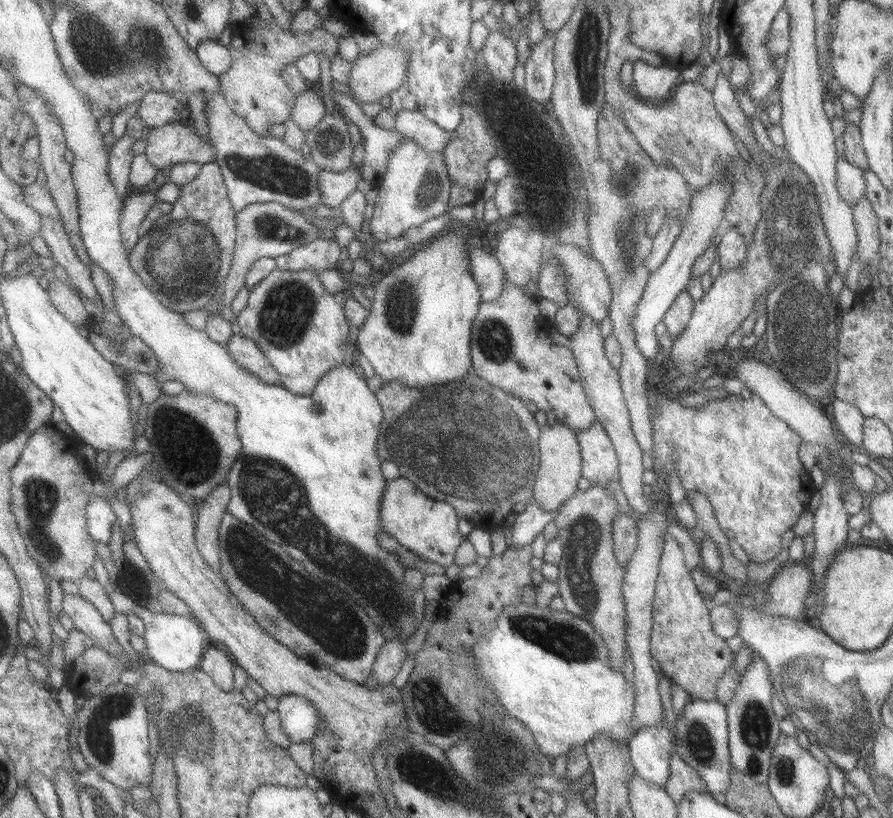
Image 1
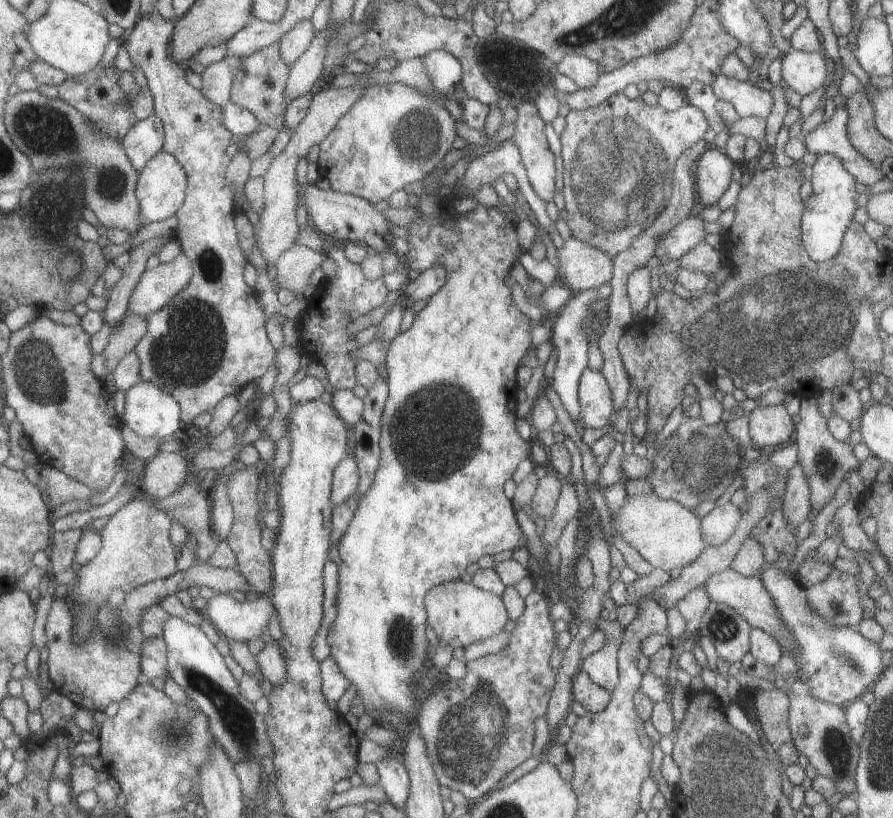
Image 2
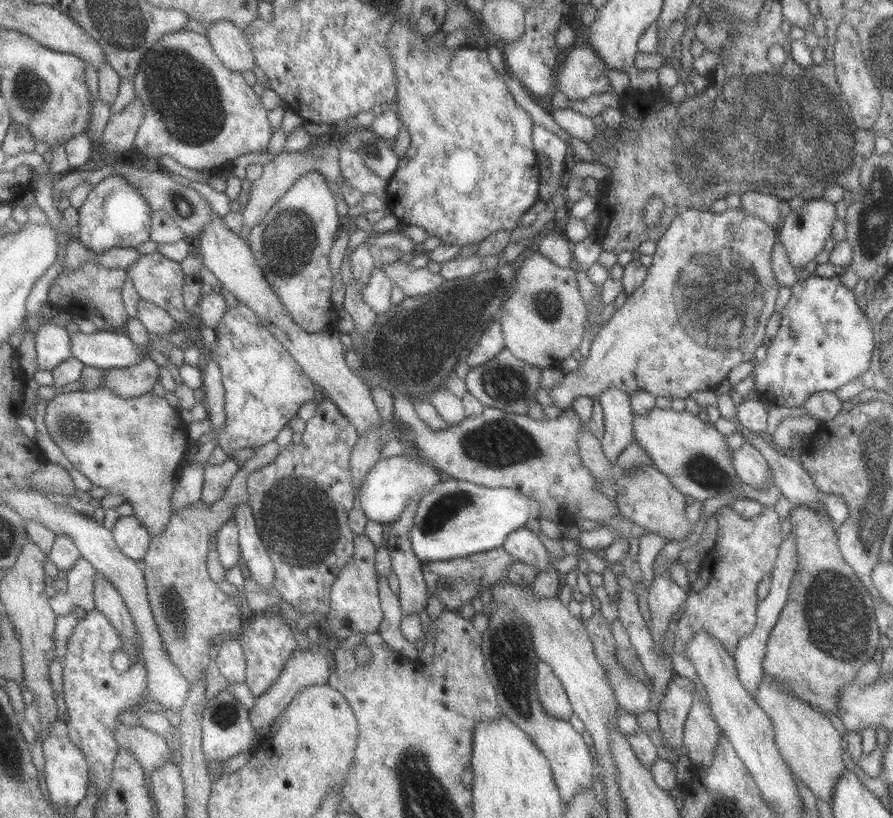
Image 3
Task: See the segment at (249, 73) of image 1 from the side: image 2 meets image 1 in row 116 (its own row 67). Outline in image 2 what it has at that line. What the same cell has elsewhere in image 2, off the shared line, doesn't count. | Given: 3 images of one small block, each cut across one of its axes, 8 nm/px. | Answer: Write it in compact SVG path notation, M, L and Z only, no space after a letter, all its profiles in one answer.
M278 43L255 51L243 59L241 70L239 70L236 79L233 80L229 101L254 112L260 123L283 129L286 108L289 106L286 101L286 86L290 77L290 68L281 58Z

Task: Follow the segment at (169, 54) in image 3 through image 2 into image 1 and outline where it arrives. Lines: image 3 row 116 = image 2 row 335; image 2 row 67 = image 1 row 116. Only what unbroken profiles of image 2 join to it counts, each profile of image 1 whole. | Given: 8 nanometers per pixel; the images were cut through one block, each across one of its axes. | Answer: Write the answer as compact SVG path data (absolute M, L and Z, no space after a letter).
M151 91L142 98L136 117L142 121L142 129L149 130L175 123L175 121L184 122L179 116L181 108L183 108L183 104L174 96Z

